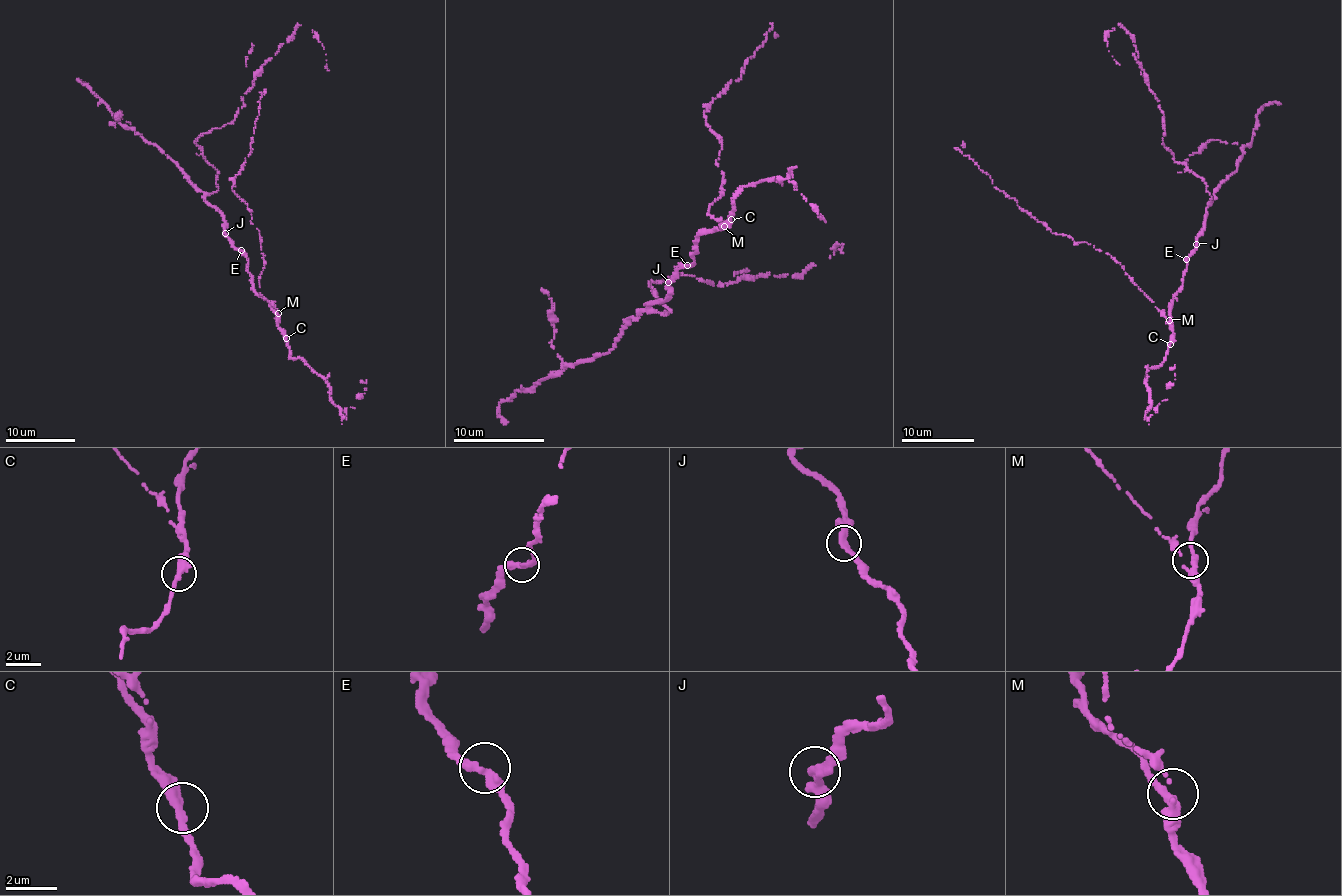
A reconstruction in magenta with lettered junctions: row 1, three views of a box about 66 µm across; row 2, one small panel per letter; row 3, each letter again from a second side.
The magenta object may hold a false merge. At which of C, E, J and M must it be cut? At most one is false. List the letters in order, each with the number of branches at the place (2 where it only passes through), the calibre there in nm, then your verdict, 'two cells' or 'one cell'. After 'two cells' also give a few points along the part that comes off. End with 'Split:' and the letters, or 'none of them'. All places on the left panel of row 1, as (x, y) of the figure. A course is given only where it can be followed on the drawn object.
C: 2 branches meet; 360 nm thick; one cell
E: 2 branches meet; 320 nm thick; one cell
J: 2 branches meet; 360 nm thick; one cell
M: 2 branches meet; 360 nm thick; one cell
Split: none of them

